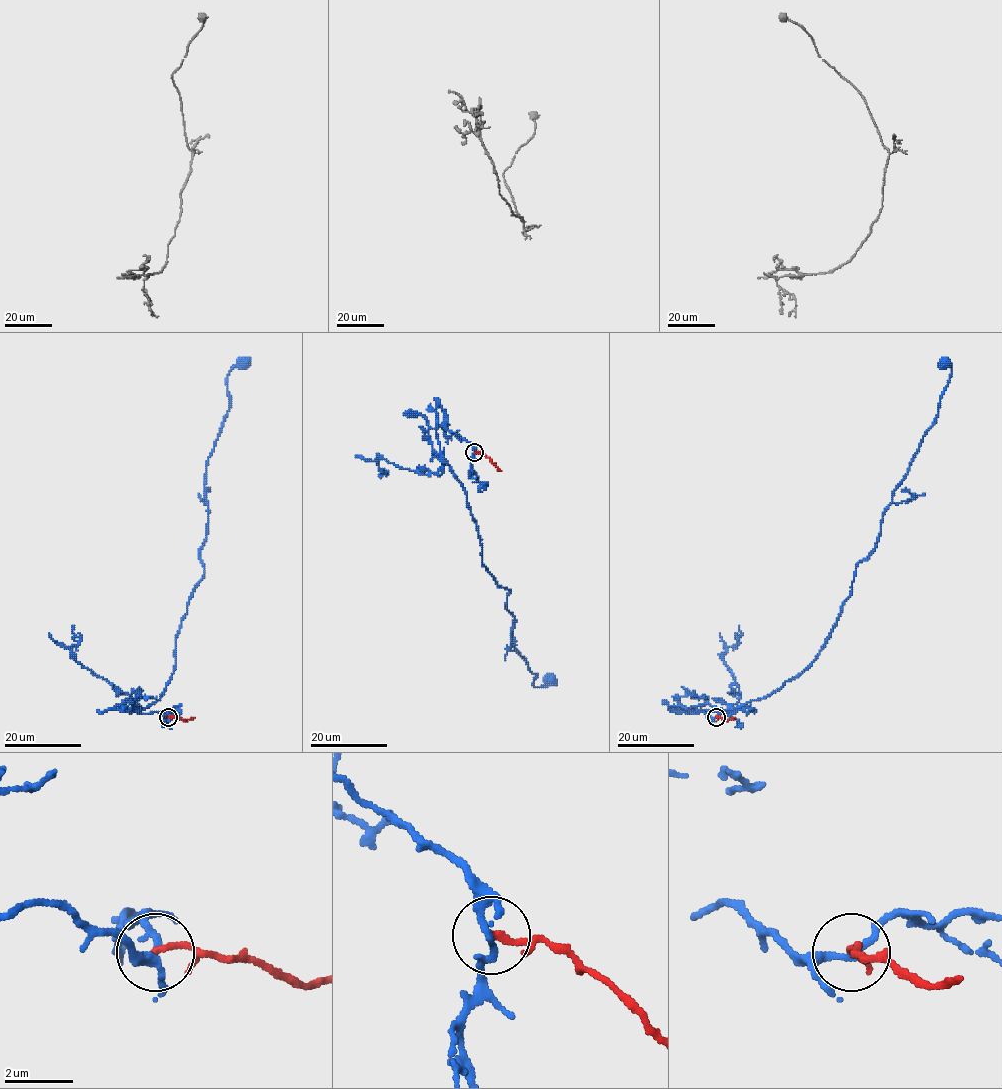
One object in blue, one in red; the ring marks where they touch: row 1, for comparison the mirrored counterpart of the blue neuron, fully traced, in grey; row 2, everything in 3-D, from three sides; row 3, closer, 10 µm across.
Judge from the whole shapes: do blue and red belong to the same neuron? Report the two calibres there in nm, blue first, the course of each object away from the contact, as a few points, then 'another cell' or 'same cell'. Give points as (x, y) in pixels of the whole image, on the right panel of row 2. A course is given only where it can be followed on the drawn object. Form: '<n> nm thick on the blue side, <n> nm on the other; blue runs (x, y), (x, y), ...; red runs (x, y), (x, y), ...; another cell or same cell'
190 nm thick on the blue side, 180 nm on the other; blue runs (716, 717), (683, 707), (730, 710), (765, 698), (818, 655), (933, 424), (951, 372), (943, 362); red runs (716, 717), (724, 720), (735, 717); another cell

